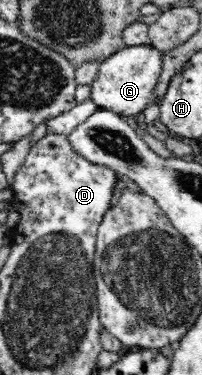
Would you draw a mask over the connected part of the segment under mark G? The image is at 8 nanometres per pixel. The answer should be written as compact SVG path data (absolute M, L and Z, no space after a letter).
M153 45L129 46L114 52L99 65L97 78L92 82L91 98L100 108L122 116L143 112L153 98L154 88L163 66L162 51Z

